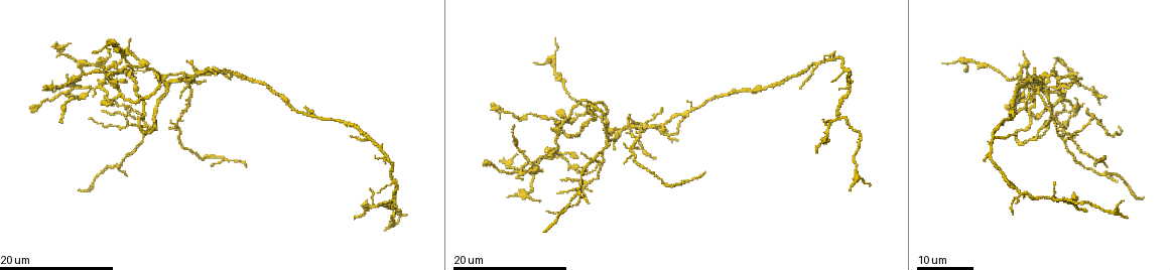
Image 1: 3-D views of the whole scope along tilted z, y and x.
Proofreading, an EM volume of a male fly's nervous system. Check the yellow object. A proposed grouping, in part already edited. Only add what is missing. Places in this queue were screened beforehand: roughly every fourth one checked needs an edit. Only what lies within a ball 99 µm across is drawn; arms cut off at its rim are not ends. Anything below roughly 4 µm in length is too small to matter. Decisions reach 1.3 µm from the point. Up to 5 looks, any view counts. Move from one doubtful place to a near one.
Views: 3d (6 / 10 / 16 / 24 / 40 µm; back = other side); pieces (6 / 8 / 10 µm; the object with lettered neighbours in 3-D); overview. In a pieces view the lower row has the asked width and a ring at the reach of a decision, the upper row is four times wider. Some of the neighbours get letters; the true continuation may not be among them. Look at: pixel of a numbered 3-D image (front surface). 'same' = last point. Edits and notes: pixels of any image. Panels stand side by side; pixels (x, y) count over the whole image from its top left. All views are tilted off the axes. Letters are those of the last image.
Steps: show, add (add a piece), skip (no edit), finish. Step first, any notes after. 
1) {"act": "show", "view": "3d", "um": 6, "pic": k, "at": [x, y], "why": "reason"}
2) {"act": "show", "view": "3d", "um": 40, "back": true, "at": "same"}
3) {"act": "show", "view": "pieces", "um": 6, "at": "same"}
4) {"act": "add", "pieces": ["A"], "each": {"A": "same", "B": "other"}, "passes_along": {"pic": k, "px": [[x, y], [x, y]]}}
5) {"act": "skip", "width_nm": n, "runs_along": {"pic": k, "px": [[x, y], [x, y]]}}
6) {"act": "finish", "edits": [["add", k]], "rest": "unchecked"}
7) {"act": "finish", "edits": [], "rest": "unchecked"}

{"act": "show", "view": "3d", "um": 16, "pic": 1, "at": [206, 80], "why": "free end"}

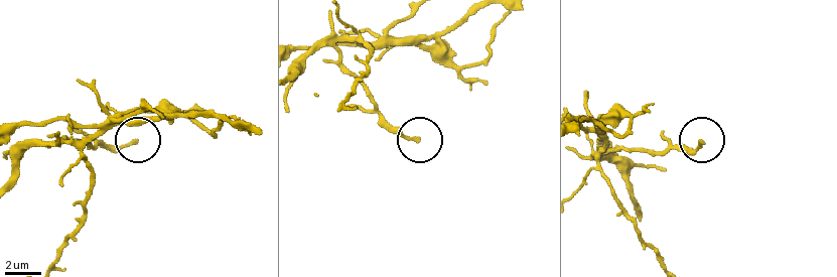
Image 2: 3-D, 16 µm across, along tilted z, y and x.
{"act": "show", "view": "pieces", "um": 10, "pic": 2, "at": [418, 139], "why": "see the neighbours"}

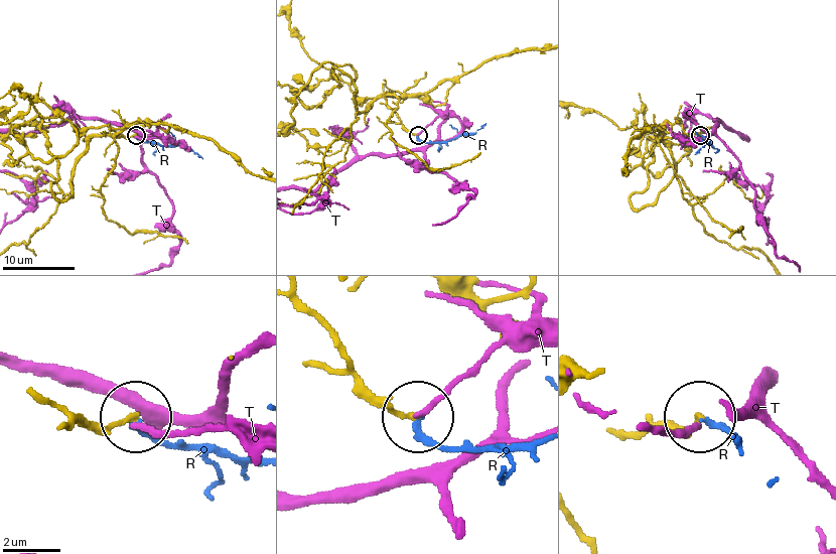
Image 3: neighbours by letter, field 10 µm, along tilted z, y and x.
{"act": "add", "pieces": ["R"], "width_nm": 200, "each": {"R": "same", "T": "other"}, "passes_along": {"pic": 3, "px": [[399, 120], [427, 142], [472, 133], [485, 124]]}, "found": "the neuron continues"}

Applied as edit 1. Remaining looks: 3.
{"act": "show", "view": "3d", "um": 16, "pic": 1, "at": [248, 164], "why": "end of a long branch"}

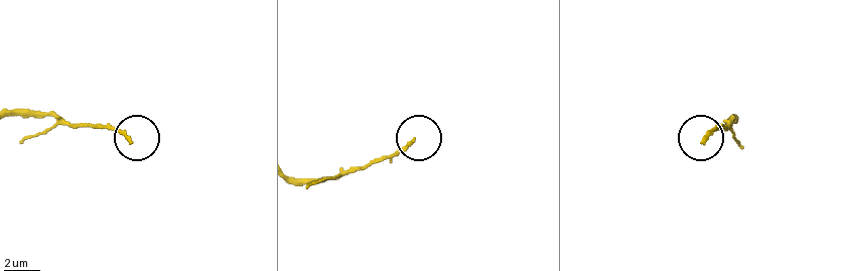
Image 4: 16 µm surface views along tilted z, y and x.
{"act": "show", "view": "pieces", "um": 8, "pic": 4, "at": [131, 140], "why": "see the neighbours"}

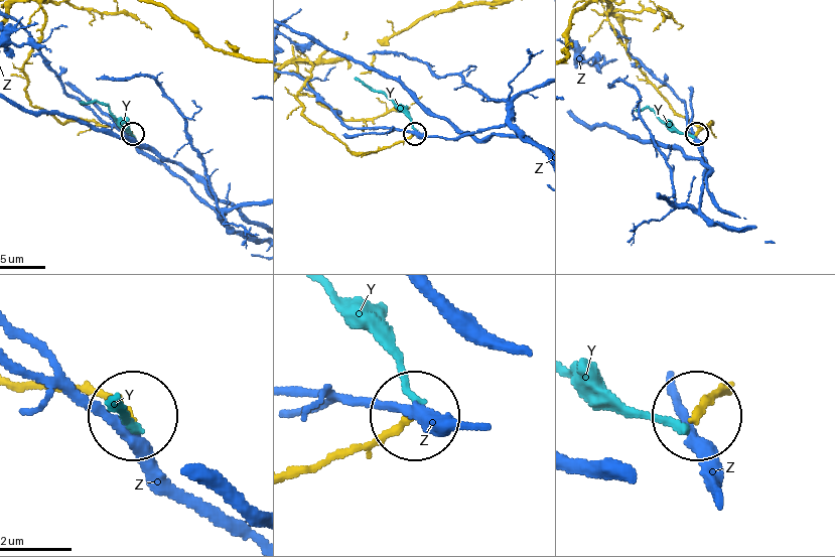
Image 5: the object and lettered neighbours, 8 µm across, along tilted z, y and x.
{"act": "skip", "each": {"Y": "other", "Z": "other"}, "found": "none of them fits"}

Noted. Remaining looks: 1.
{"act": "finish", "edits": [["add", 3]], "rest": "unchecked"}

